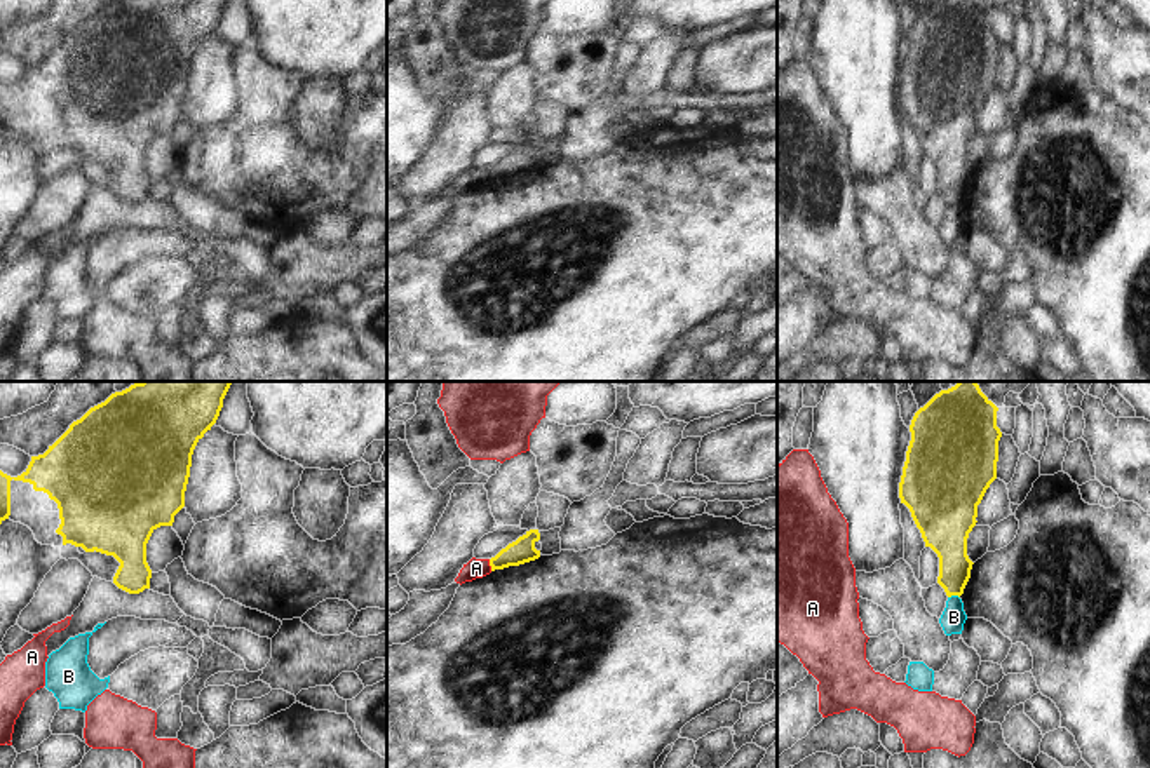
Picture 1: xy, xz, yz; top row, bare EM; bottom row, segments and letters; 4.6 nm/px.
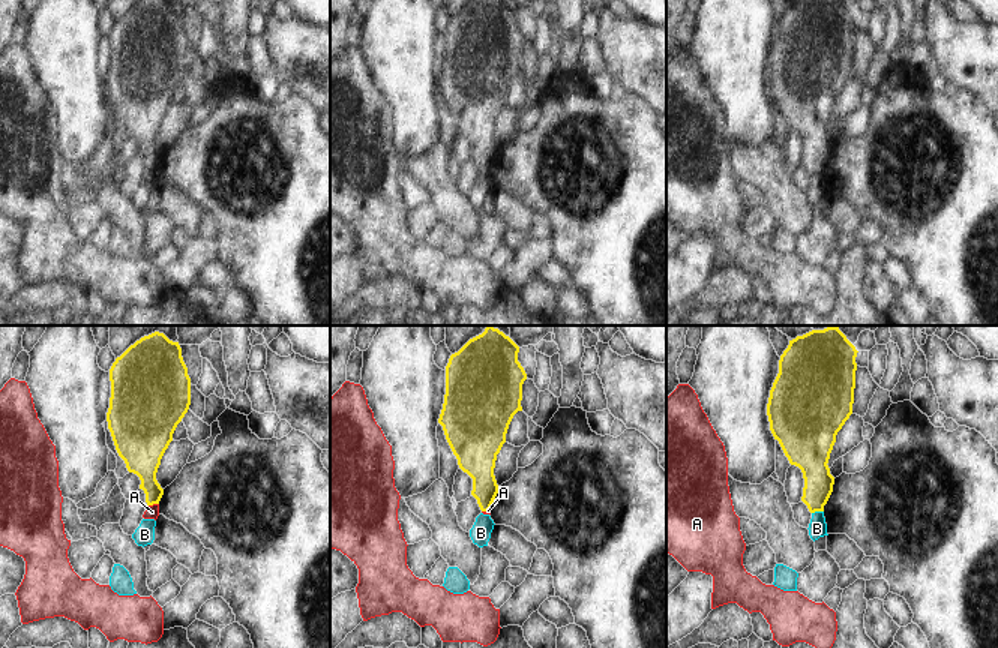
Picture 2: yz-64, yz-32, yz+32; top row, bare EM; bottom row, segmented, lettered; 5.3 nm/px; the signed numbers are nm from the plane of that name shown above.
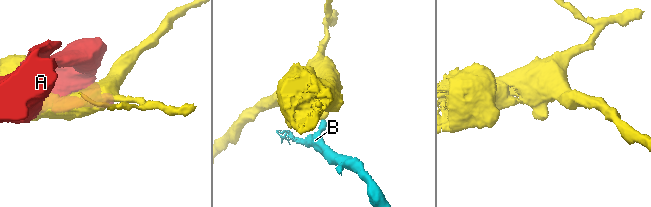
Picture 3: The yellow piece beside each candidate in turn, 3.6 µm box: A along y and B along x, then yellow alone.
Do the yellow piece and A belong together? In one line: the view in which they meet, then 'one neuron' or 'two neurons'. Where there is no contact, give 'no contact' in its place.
xz | two neurons

